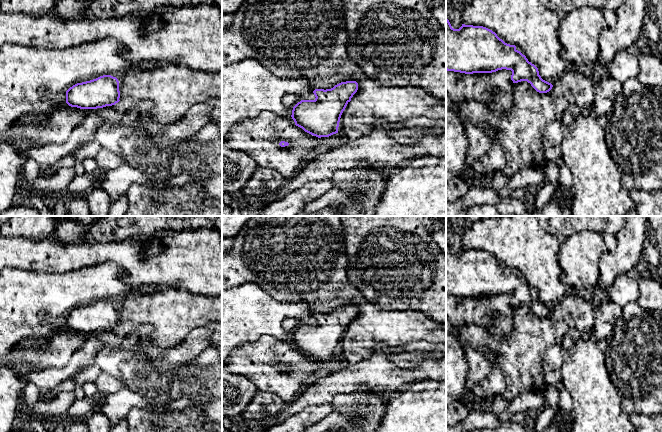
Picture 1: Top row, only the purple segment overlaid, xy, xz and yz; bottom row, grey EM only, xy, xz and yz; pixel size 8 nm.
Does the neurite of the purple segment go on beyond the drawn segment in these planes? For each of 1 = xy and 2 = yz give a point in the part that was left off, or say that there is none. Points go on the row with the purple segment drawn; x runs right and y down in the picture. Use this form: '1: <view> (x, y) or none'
1: none
2: none

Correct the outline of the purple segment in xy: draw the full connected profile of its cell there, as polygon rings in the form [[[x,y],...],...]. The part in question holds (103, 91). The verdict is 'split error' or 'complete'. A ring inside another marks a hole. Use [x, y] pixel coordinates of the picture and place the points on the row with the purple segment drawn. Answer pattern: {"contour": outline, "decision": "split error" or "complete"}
{"contour": [[[111,75],[77,83],[66,91],[66,103],[80,109],[112,106],[120,100],[119,81]]], "decision": "complete"}

